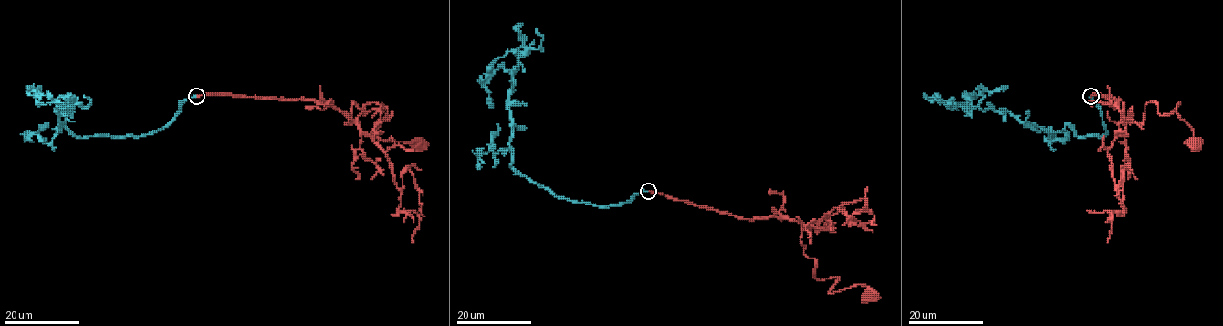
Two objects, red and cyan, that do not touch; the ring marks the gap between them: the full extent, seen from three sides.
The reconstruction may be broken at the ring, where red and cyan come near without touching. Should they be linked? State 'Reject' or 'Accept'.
Accept

